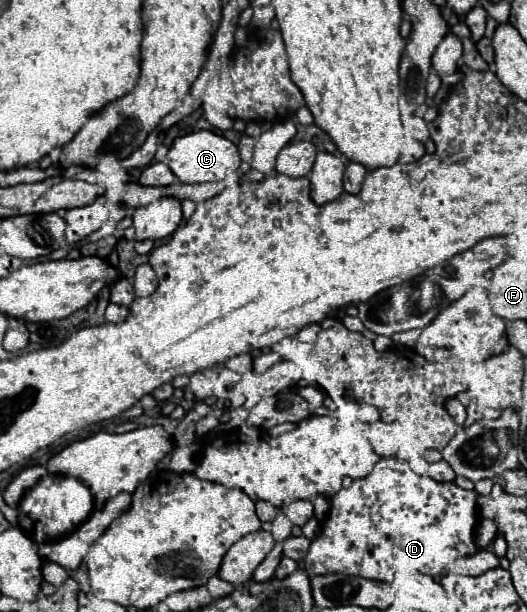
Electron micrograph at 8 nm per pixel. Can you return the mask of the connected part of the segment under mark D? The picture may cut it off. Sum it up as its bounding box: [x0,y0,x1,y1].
[303,457,478,581]

